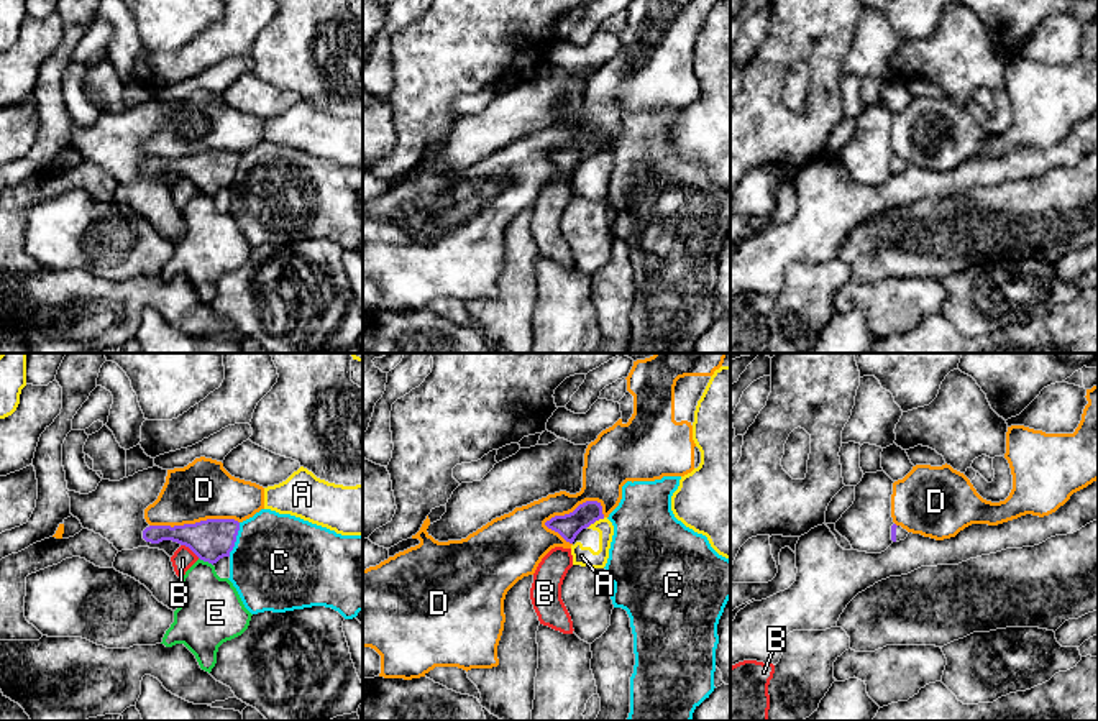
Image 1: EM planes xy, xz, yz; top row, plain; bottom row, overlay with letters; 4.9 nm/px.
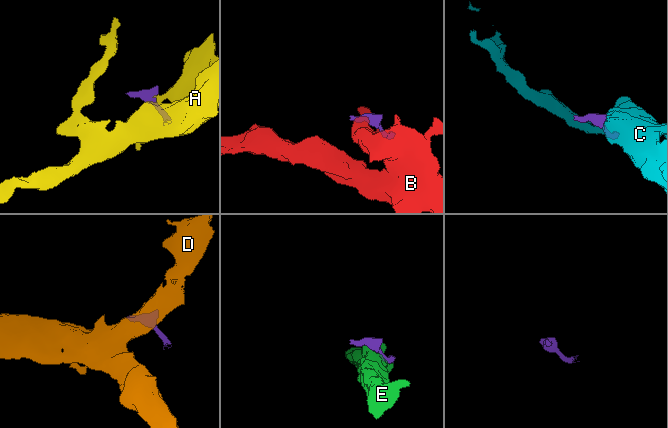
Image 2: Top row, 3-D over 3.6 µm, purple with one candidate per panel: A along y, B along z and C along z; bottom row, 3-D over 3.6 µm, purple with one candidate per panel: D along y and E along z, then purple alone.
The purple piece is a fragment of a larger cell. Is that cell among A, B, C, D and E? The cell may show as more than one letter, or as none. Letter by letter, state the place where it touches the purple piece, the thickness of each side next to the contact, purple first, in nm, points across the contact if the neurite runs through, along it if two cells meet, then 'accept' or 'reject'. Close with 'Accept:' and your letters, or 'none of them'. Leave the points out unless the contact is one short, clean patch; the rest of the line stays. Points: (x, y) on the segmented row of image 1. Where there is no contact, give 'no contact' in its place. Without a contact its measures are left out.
A: xz (596, 519) | 120/100 nm | along xz (604, 518), (599, 518), (588, 528) | reject
B: xy (191, 549) | 200/110 nm | reject
C: xy (235, 539) | 200/480 nm | reject
D: xz (575, 509) | 120/220 nm | reject
E: xy (205, 560) | 200/300 nm | reject
Accept: none of them

